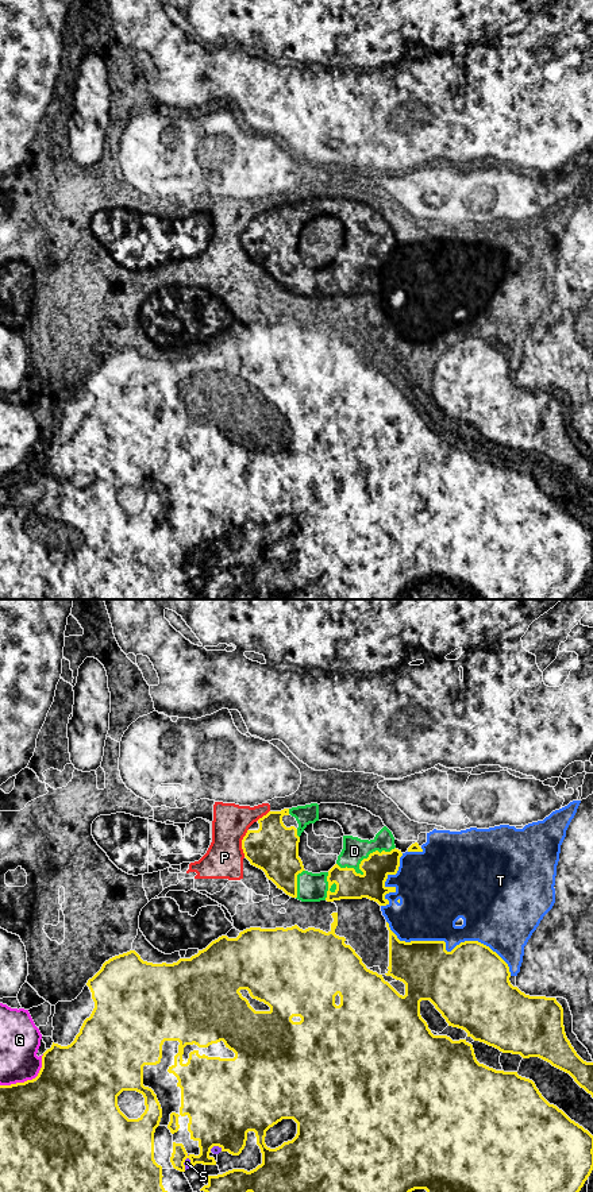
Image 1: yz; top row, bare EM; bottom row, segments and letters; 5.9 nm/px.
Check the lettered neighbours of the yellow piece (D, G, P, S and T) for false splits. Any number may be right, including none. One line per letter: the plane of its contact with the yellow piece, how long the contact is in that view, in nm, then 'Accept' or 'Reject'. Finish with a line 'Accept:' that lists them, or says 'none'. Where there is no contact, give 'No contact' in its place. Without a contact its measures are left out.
D: Touches yellow in yz. Shared border 360 nm. Reject
G: Touches yellow in yz. Shared border 320 nm. Reject
P: Touches yellow in yz. Shared border 170 nm. Reject
S: Touches yellow in yz. Shared border 100 nm. Accept
T: Touches yellow in yz. Shared border 800 nm. Reject
Accept: S

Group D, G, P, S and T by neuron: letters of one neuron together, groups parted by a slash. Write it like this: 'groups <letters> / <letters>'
groups D / G / P / S / T

